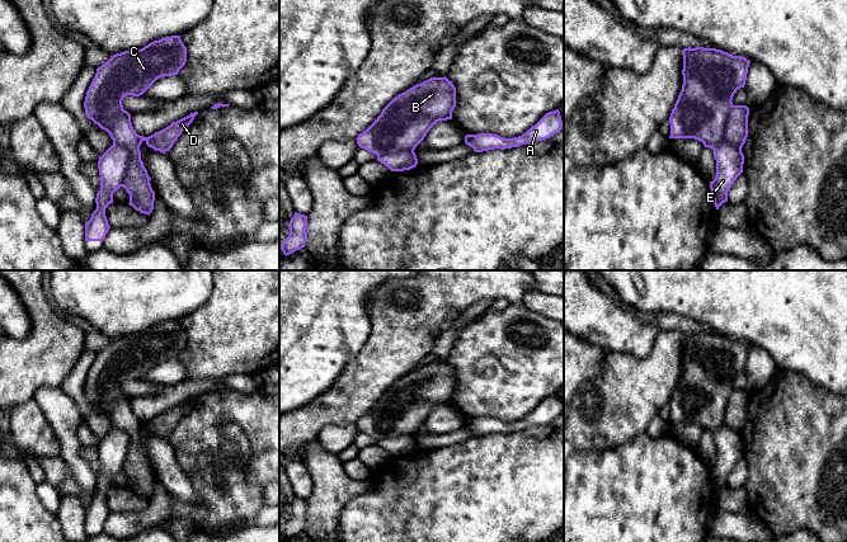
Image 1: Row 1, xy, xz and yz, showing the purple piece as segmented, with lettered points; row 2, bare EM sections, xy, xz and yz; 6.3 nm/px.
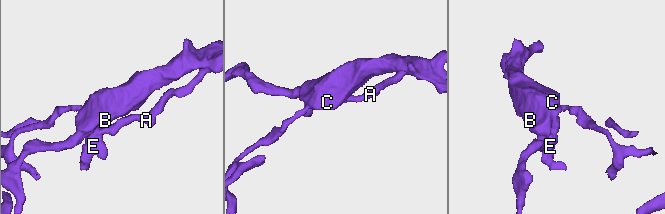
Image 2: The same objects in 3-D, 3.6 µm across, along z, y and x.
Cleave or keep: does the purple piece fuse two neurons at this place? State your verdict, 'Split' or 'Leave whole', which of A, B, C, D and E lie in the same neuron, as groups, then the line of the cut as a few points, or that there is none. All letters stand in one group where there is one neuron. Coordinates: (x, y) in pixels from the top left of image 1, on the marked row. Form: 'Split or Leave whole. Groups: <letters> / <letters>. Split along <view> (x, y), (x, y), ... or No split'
Split. Groups: A D E / B C. Split along yz (733, 105), (726, 121), (724, 138), (713, 149)

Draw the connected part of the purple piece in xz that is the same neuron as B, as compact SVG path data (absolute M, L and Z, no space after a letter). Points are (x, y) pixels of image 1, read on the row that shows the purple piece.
M446 76L430 77L394 98L377 119L358 135L357 143L377 156L415 150L437 122L452 119L455 107L456 88L452 81Z

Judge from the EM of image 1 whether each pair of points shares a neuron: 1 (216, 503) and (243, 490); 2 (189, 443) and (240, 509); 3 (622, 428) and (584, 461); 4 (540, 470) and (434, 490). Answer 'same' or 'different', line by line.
1: same
2: different
3: different
4: same

